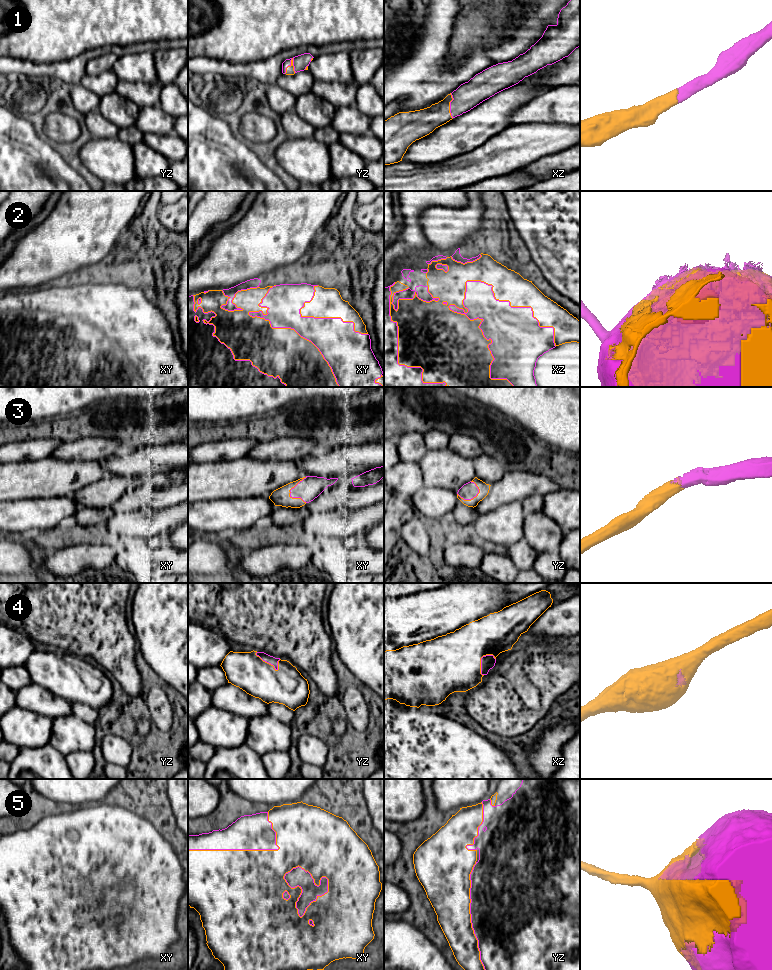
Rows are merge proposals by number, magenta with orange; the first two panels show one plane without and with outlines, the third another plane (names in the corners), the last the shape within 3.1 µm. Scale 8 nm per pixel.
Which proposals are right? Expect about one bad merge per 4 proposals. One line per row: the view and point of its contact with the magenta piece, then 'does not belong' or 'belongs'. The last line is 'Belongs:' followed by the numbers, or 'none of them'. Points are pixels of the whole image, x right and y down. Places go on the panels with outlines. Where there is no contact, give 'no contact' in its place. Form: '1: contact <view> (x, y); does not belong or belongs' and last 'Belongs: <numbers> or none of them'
1: contact yz (288, 65); belongs
2: contact xz (484, 336); belongs
3: contact xy (295, 486); belongs
4: contact yz (267, 662); belongs
5: contact xy (297, 885); belongs
Belongs: 1, 2, 3, 4, 5

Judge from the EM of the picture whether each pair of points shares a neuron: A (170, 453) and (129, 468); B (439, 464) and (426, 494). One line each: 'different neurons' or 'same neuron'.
A: same neuron
B: different neurons

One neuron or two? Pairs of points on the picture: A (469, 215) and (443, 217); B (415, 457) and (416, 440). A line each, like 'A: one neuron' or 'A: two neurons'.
A: one neuron
B: one neuron

